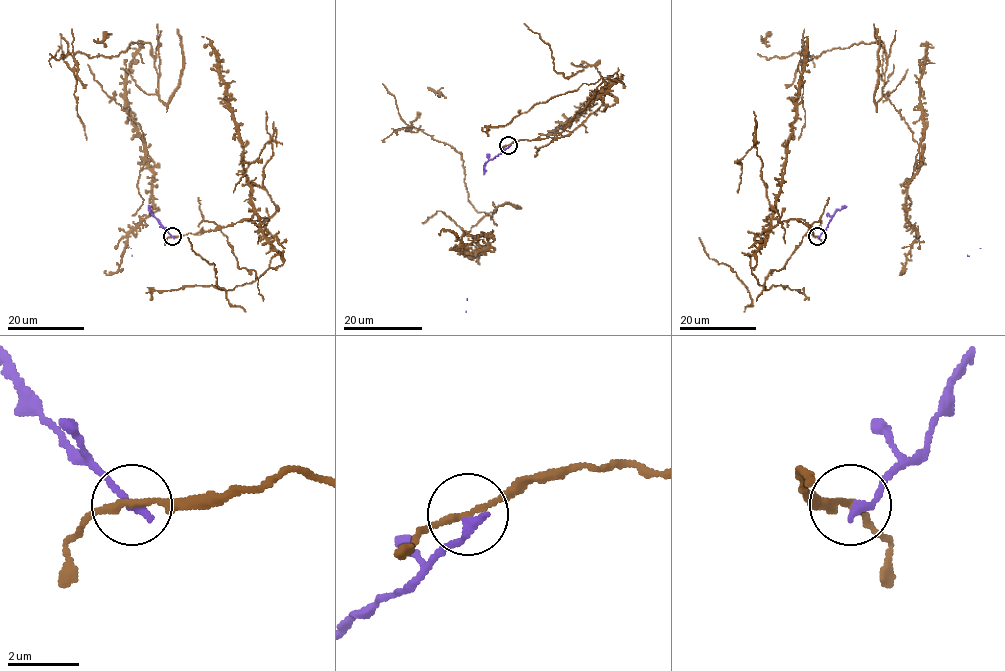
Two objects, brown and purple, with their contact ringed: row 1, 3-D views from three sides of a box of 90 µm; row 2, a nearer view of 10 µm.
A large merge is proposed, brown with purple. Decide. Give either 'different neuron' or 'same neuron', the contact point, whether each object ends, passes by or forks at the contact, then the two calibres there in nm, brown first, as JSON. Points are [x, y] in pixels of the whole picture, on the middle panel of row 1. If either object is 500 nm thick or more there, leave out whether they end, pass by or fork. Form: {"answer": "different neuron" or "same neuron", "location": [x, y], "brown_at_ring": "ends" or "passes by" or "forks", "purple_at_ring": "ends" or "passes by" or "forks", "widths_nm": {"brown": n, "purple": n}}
{"answer": "different neuron", "location": [508, 145], "brown_at_ring": "passes by", "purple_at_ring": "ends", "widths_nm": {"brown": 170, "purple": 260}}

